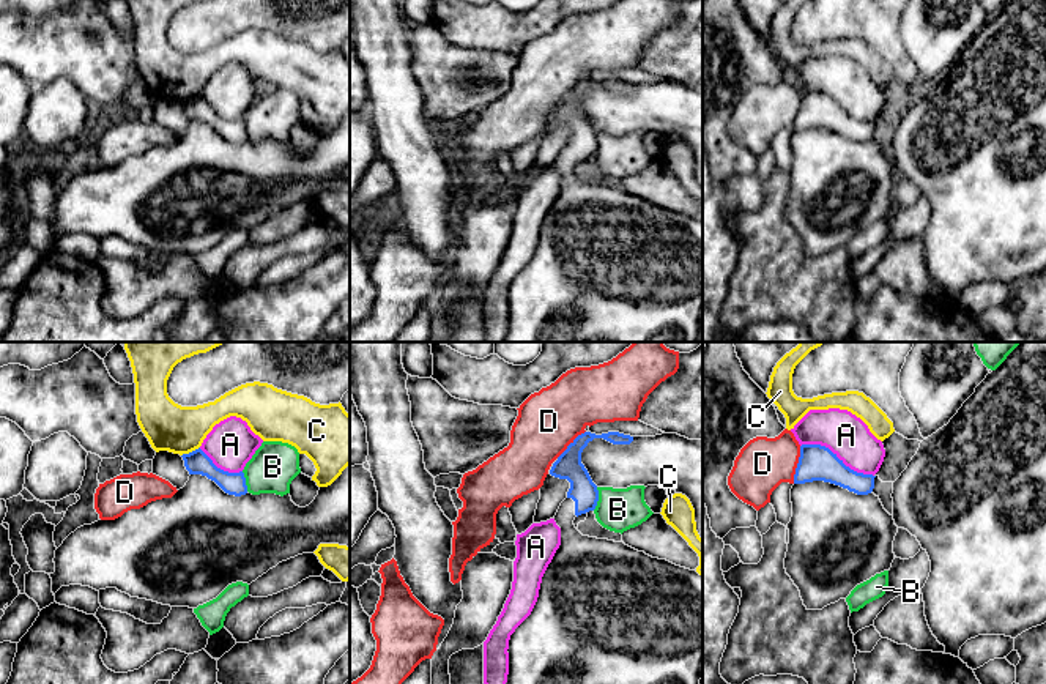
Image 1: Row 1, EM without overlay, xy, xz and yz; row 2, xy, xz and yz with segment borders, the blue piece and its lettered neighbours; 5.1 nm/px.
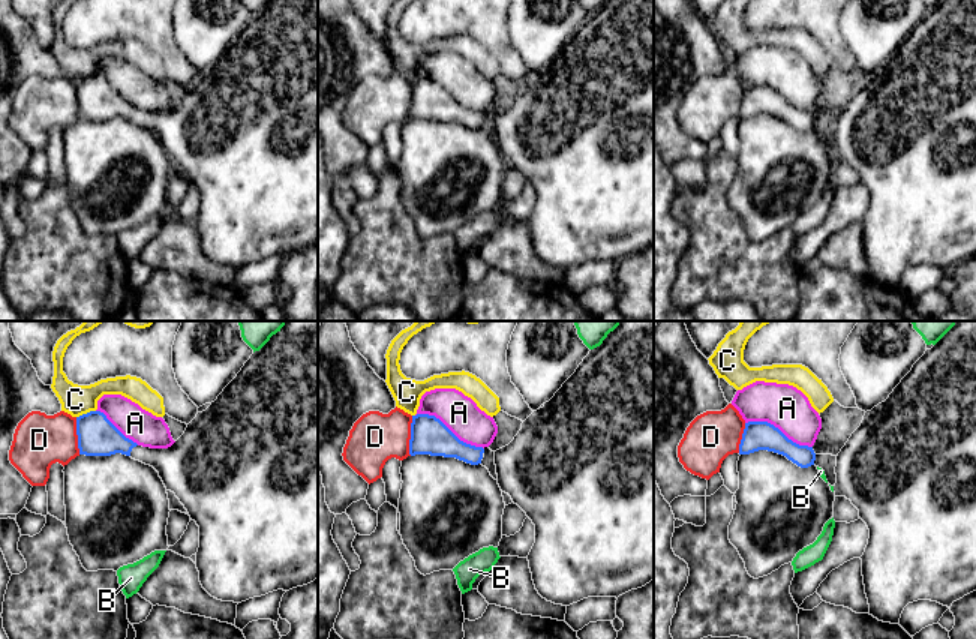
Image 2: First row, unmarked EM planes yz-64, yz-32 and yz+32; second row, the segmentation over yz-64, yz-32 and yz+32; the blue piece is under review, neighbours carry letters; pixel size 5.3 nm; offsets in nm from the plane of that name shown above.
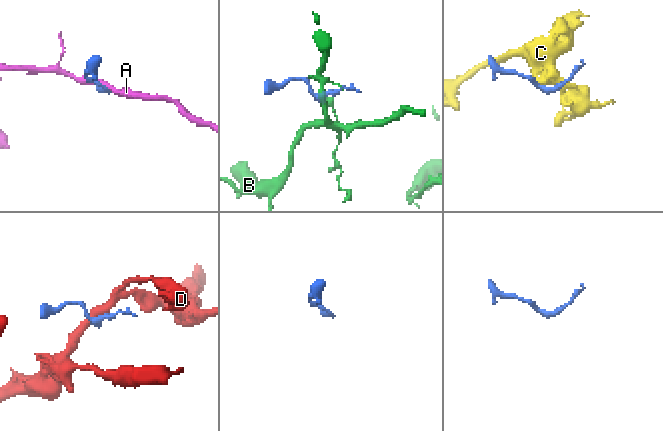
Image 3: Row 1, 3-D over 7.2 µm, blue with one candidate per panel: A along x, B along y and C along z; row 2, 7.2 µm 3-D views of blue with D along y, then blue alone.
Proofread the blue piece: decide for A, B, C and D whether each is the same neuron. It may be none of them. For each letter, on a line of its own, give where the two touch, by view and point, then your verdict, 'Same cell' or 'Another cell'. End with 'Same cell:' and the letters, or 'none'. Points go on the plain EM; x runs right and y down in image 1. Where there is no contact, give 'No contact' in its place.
A: Touches blue at yz (835, 103). Another cell
B: Touches blue at xz (597, 145). Another cell
C: Touches blue at xy (189, 100). Another cell
D: Touches blue at yz (797, 112). Another cell
Same cell: none

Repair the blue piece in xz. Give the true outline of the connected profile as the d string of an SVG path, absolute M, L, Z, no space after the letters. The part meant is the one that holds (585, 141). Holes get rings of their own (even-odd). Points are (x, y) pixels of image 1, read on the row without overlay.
M584 79L578 82L553 110L550 121L570 129L567 145L553 164L561 175L561 192L542 224L539 244L531 262L510 282L507 296L509 322L503 342L698 342L699 328L703 326L703 222L666 206L652 205L624 189L583 183L573 172L578 162L594 158L599 148L597 132L581 110L581 99L594 85L603 85L613 91L630 91L633 88L633 84L619 79L602 82Z

